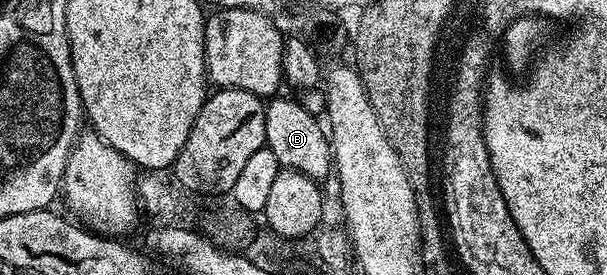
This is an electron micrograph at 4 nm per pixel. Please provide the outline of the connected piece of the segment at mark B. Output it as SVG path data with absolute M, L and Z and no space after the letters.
M272 98L267 101L265 145L278 158L281 169L293 168L295 172L306 174L311 180L324 182L329 179L334 168L332 159L332 141L325 125L301 106L299 99L280 100Z

